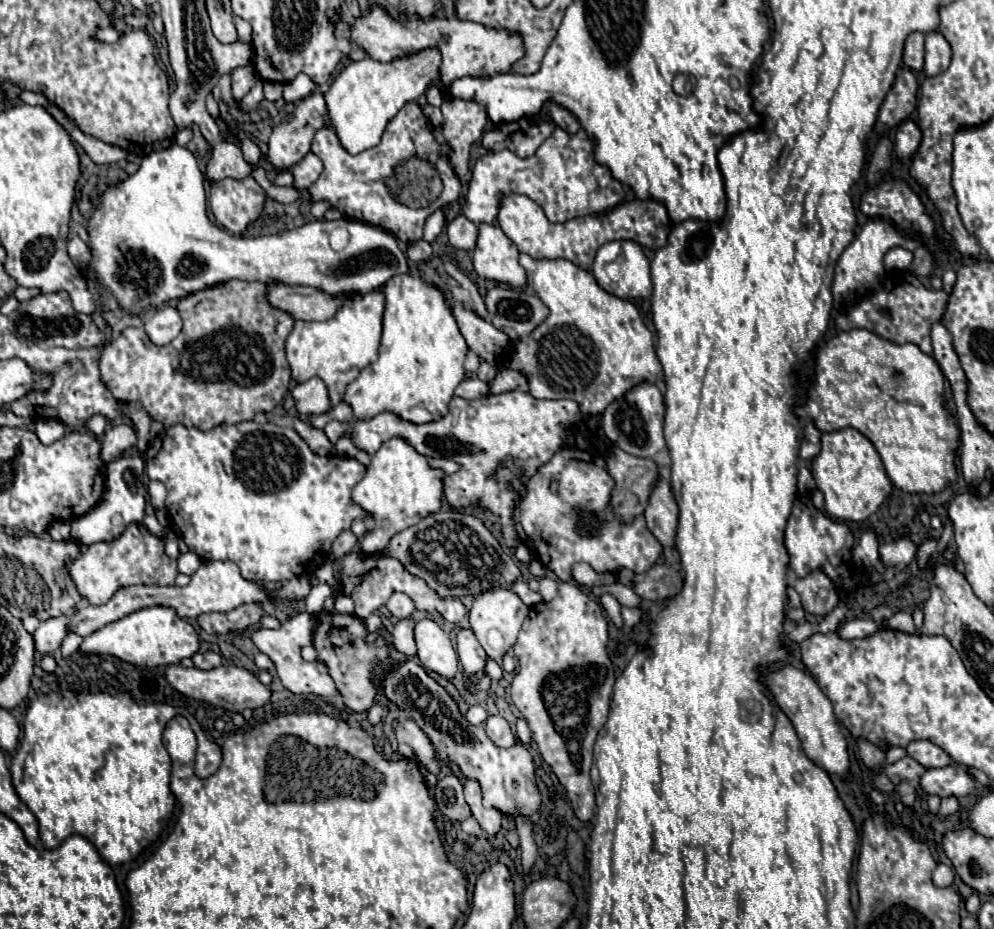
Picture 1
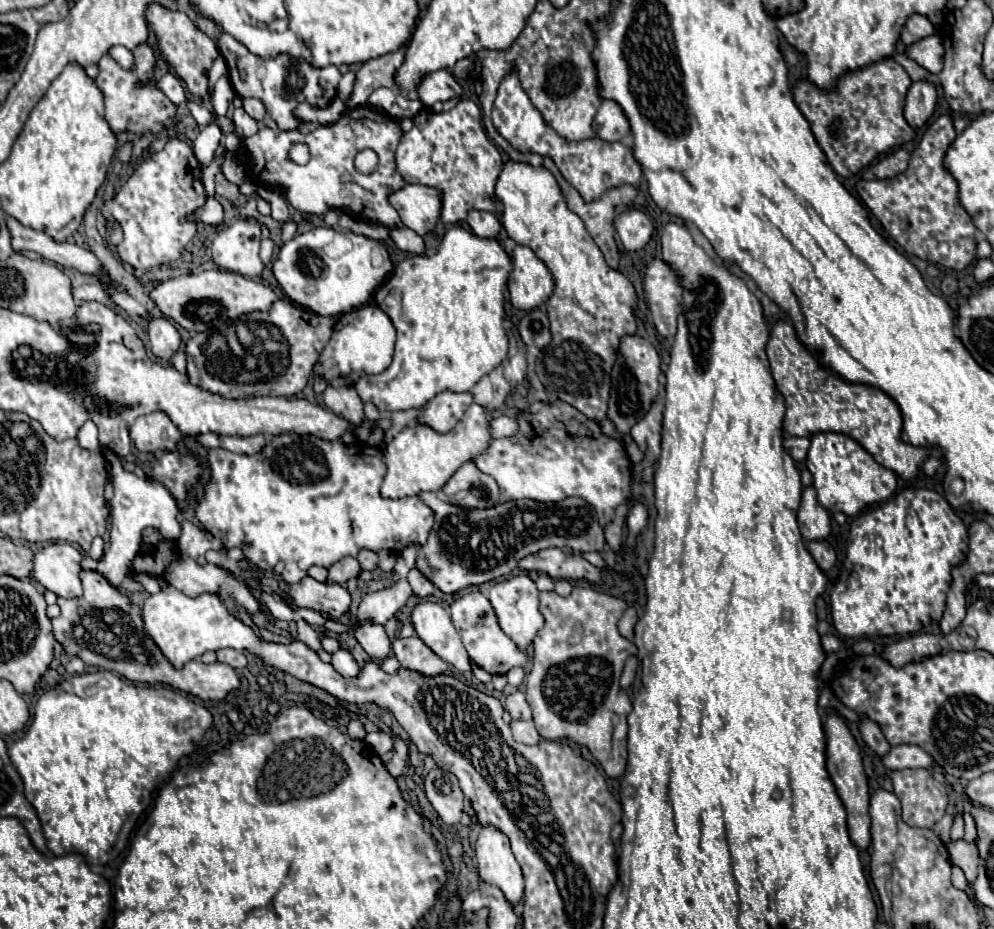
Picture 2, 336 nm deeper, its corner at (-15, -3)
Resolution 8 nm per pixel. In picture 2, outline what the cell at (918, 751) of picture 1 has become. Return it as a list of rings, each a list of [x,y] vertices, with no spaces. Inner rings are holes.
[[[900,745],[900,747],[892,747],[882,757],[882,765],[888,771],[912,769],[912,767],[930,767],[932,765],[932,757],[924,749],[920,749],[916,745]]]

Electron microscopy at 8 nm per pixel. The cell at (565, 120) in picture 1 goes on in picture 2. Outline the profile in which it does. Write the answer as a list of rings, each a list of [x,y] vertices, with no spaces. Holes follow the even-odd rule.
[[[602,99],[602,105],[594,117],[594,131],[604,141],[620,141],[630,133],[628,117],[616,101]]]

